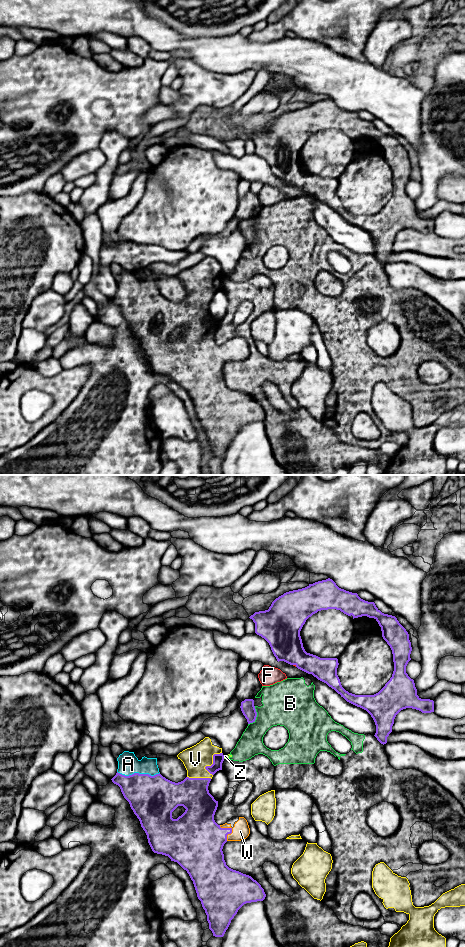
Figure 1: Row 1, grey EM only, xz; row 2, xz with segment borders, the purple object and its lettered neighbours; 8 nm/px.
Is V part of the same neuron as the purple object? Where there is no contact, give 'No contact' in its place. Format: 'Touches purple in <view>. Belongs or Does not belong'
Touches purple in xz. Belongs

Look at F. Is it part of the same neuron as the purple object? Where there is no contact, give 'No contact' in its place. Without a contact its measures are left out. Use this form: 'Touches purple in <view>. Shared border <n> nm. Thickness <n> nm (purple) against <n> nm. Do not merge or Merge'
Touches purple in xz. Shared border 40 nm. Thickness 260 nm (purple) against 20 nm. Do not merge

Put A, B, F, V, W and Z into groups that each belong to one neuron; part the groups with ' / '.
A V W / B F Z

